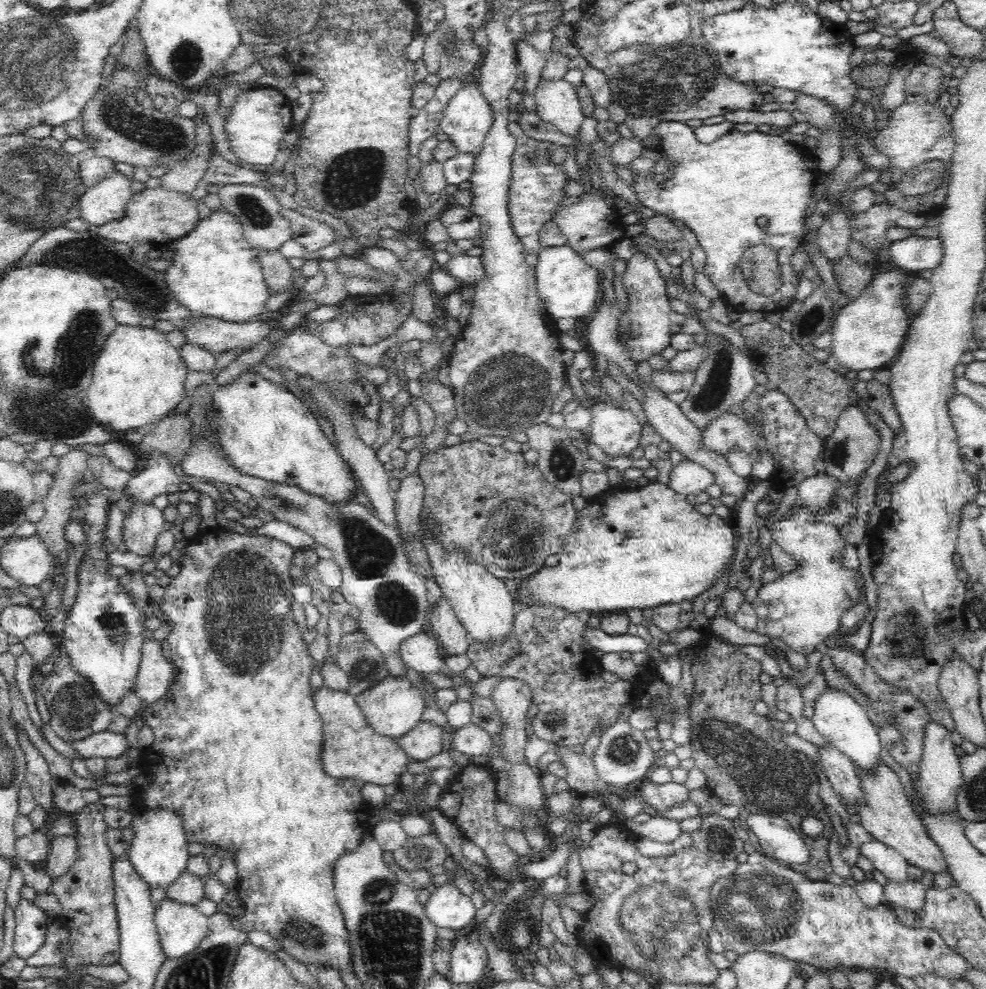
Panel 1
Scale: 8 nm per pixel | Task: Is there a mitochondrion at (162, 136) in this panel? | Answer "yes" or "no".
yes

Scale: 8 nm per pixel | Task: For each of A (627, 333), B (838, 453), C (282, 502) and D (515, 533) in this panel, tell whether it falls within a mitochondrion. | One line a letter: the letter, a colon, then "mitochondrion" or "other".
A: mitochondrion
B: mitochondrion
C: mitochondrion
D: mitochondrion

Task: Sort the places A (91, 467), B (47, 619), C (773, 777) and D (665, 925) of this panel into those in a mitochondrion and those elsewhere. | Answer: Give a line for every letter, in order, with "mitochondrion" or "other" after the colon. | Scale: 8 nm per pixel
A: other
B: other
C: mitochondrion
D: mitochondrion

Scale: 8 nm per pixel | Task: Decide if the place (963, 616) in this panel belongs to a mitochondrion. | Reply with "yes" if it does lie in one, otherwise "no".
no

